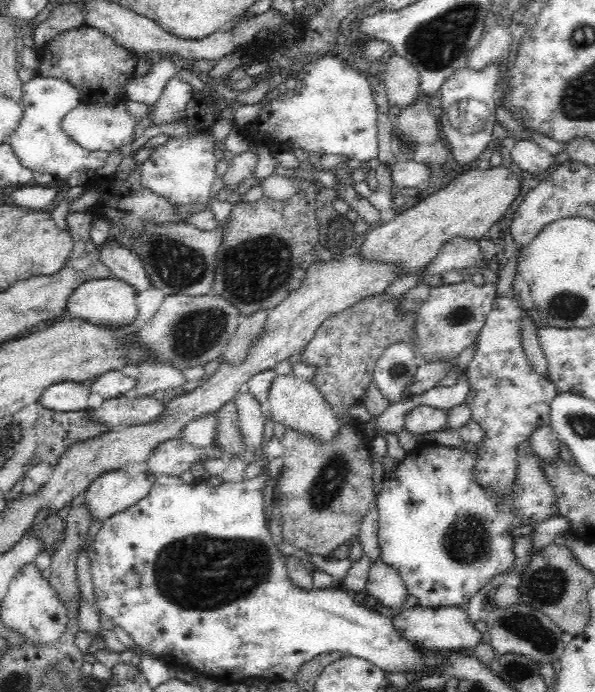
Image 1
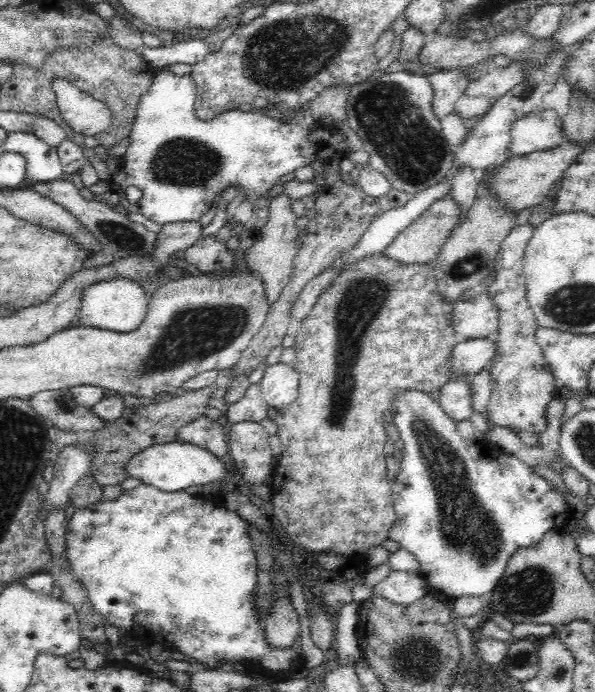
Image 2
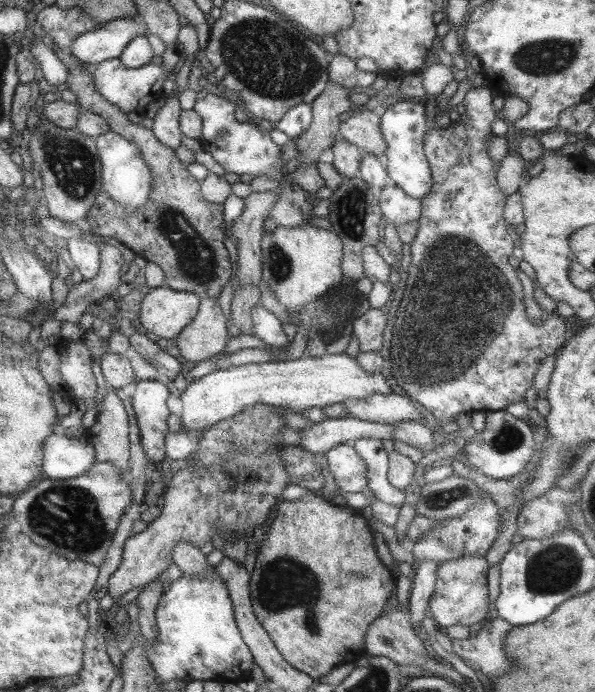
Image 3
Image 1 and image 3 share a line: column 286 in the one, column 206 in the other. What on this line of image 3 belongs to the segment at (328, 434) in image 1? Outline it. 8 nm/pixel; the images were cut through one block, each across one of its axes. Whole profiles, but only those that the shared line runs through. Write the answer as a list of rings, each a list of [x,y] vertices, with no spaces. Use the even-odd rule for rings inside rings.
[[[326,352],[320,357],[312,357],[306,354],[295,360],[244,364],[225,371],[218,369],[199,379],[189,379],[186,390],[179,397],[183,407],[180,422],[185,432],[193,437],[199,431],[258,403],[303,412],[346,402],[349,398],[360,400],[374,394],[392,393],[381,370],[369,373],[352,355]]]

